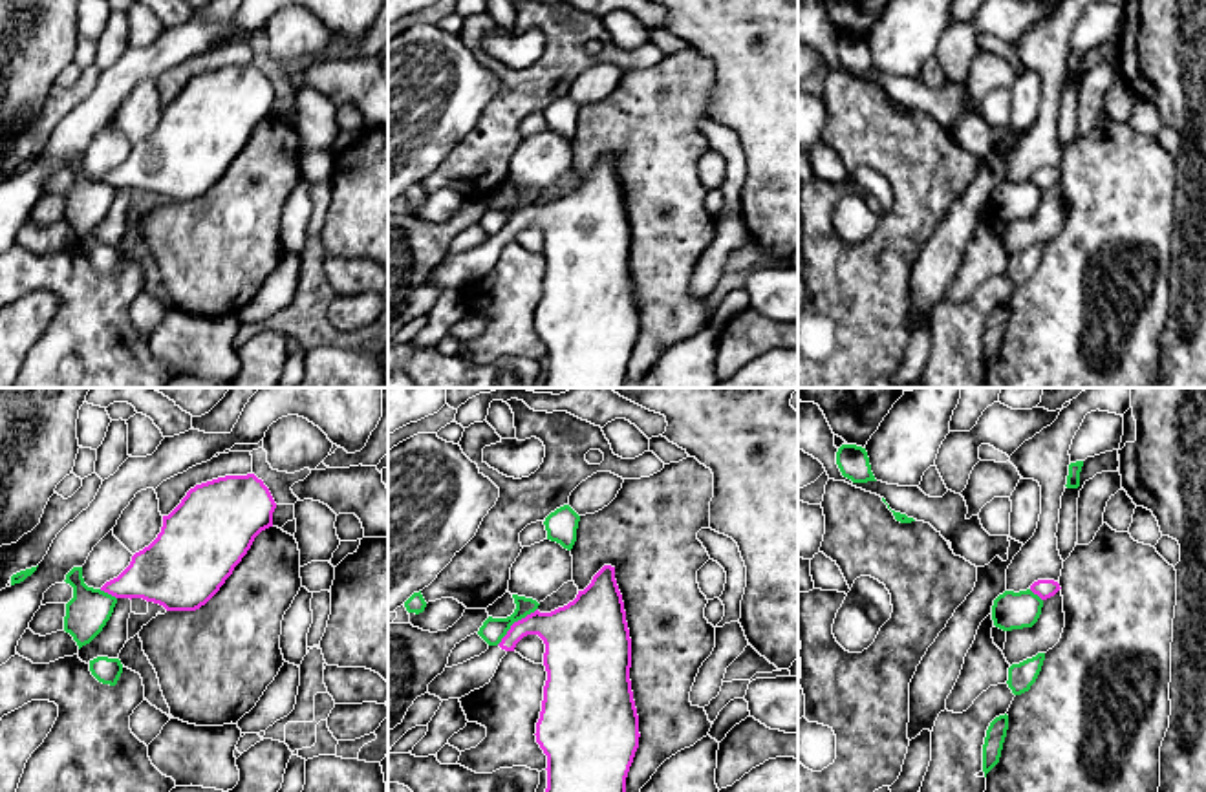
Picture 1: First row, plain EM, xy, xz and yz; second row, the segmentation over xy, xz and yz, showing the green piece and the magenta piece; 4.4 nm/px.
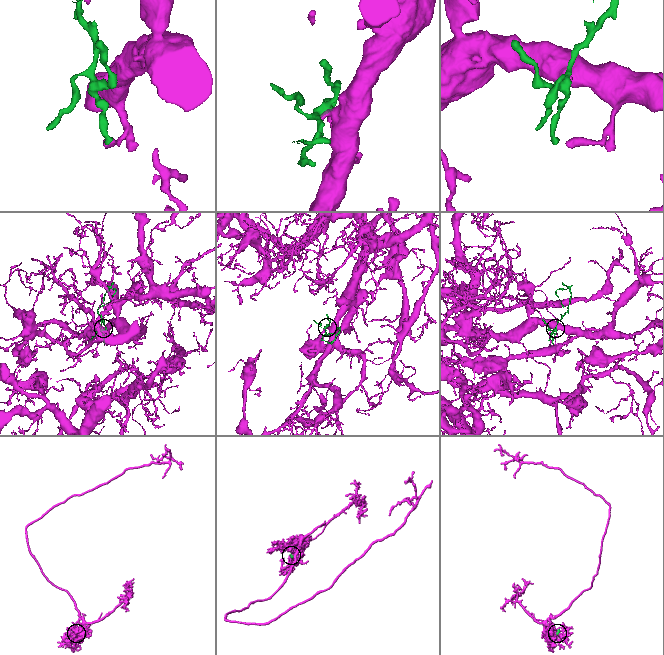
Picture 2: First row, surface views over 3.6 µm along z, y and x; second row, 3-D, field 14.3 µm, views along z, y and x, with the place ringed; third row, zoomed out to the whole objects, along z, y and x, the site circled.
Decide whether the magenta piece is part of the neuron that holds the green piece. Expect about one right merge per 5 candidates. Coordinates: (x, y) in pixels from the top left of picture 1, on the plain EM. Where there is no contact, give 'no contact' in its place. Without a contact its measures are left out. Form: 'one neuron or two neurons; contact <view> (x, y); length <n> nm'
two neurons; contact xz (515, 211); length 240 nm

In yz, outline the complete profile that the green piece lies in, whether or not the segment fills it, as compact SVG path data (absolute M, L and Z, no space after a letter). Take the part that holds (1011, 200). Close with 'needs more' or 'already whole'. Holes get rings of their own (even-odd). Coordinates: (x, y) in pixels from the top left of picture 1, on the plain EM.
M1005 181L994 190L992 210L1003 221L1032 218L1041 205L1043 190L1027 181Z | already whole

